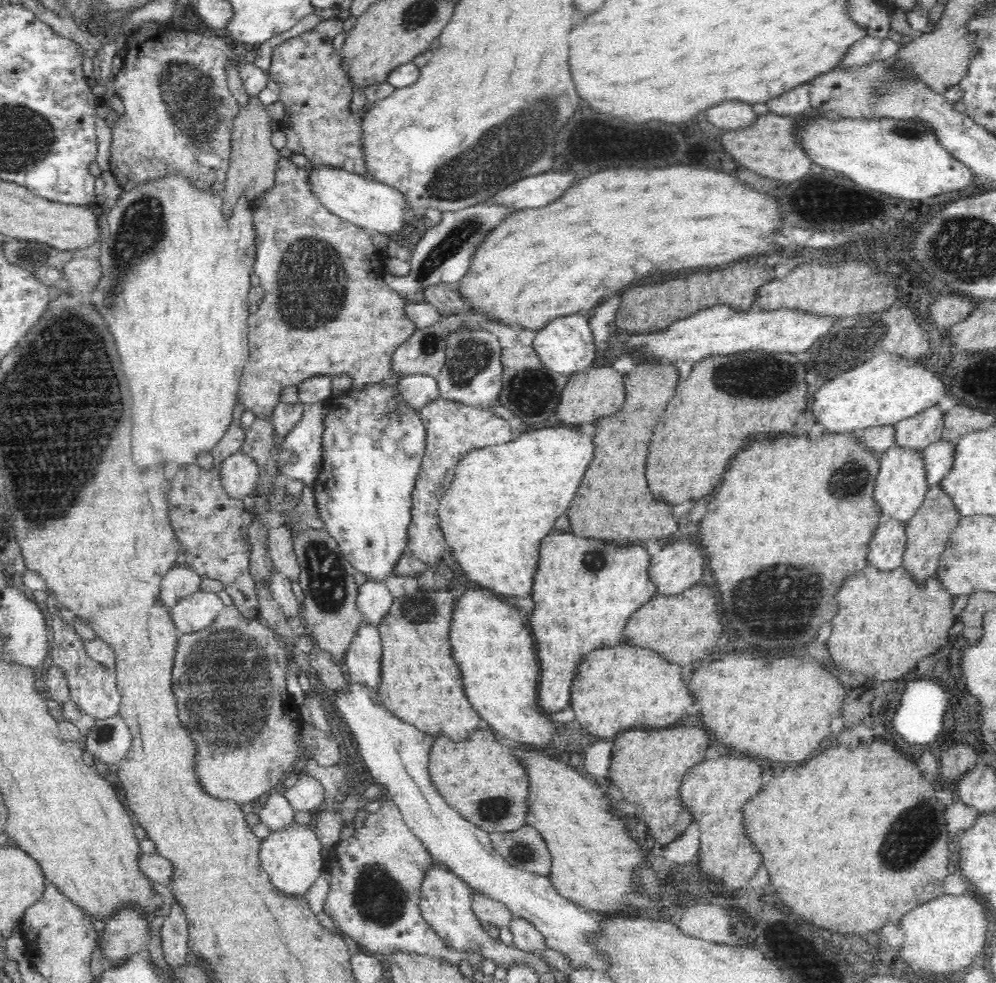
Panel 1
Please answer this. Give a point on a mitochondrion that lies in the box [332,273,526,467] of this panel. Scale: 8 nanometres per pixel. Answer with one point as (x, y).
(471, 354)

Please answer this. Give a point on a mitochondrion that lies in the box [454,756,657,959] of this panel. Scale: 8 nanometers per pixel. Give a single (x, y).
(493, 808)

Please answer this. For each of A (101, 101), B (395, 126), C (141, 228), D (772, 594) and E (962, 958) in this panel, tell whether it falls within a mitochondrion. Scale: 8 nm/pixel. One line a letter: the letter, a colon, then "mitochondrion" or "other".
A: other
B: other
C: mitochondrion
D: mitochondrion
E: other

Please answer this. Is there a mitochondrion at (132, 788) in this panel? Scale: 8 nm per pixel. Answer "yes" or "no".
no

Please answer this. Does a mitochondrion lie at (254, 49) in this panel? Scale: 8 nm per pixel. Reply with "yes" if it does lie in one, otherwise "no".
no

